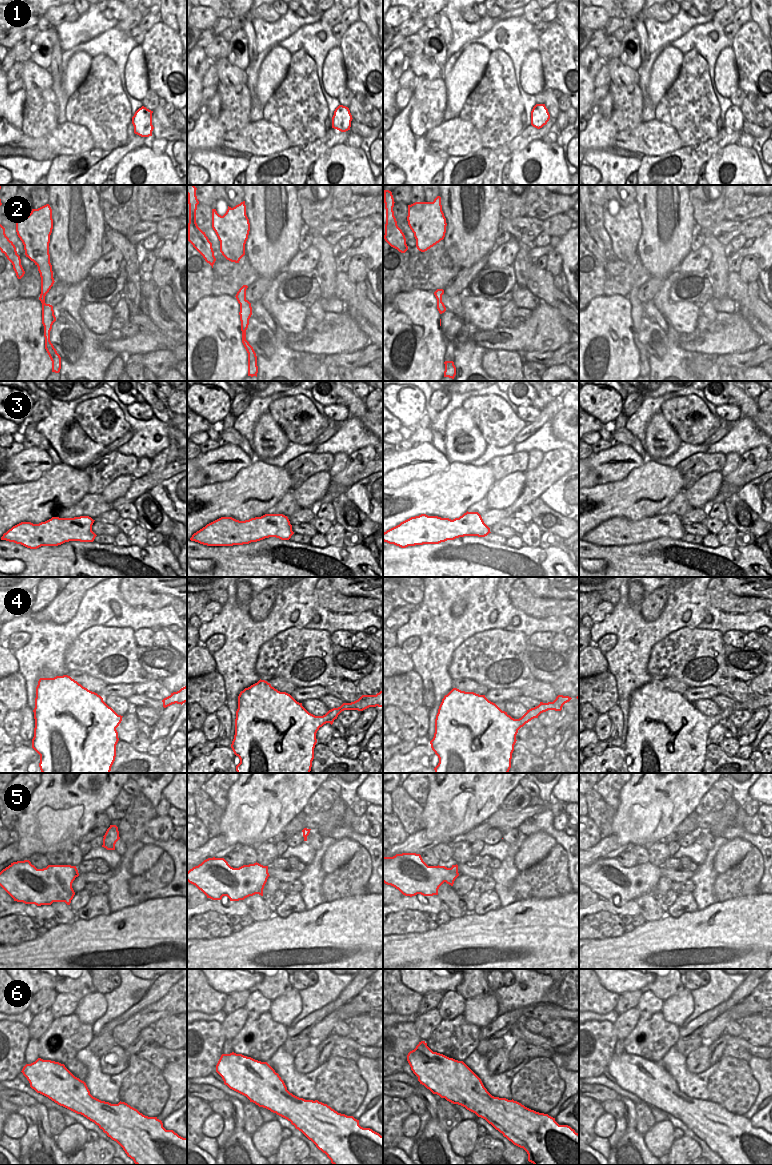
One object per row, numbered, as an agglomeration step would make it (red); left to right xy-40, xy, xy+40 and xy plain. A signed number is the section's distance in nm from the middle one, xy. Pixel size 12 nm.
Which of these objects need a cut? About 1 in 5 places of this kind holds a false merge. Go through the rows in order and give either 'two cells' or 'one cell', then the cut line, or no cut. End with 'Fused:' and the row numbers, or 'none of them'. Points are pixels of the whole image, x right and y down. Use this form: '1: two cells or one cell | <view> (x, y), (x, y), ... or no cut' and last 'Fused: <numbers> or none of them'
1: one cell | no cut
2: two cells | xy (245, 299), (245, 302), (240, 305)
3: one cell | no cut
4: one cell | no cut
5: one cell | no cut
6: one cell | no cut
Fused: 2

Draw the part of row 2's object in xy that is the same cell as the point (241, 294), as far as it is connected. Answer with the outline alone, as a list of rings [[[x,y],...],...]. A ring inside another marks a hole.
[[[243,285],[239,291],[236,294],[236,299],[238,301],[238,303],[240,305],[244,305],[245,304],[245,300],[246,300],[246,290],[247,290],[248,286],[247,285]]]

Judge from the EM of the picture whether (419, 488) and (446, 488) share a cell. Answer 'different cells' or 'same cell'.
same cell

